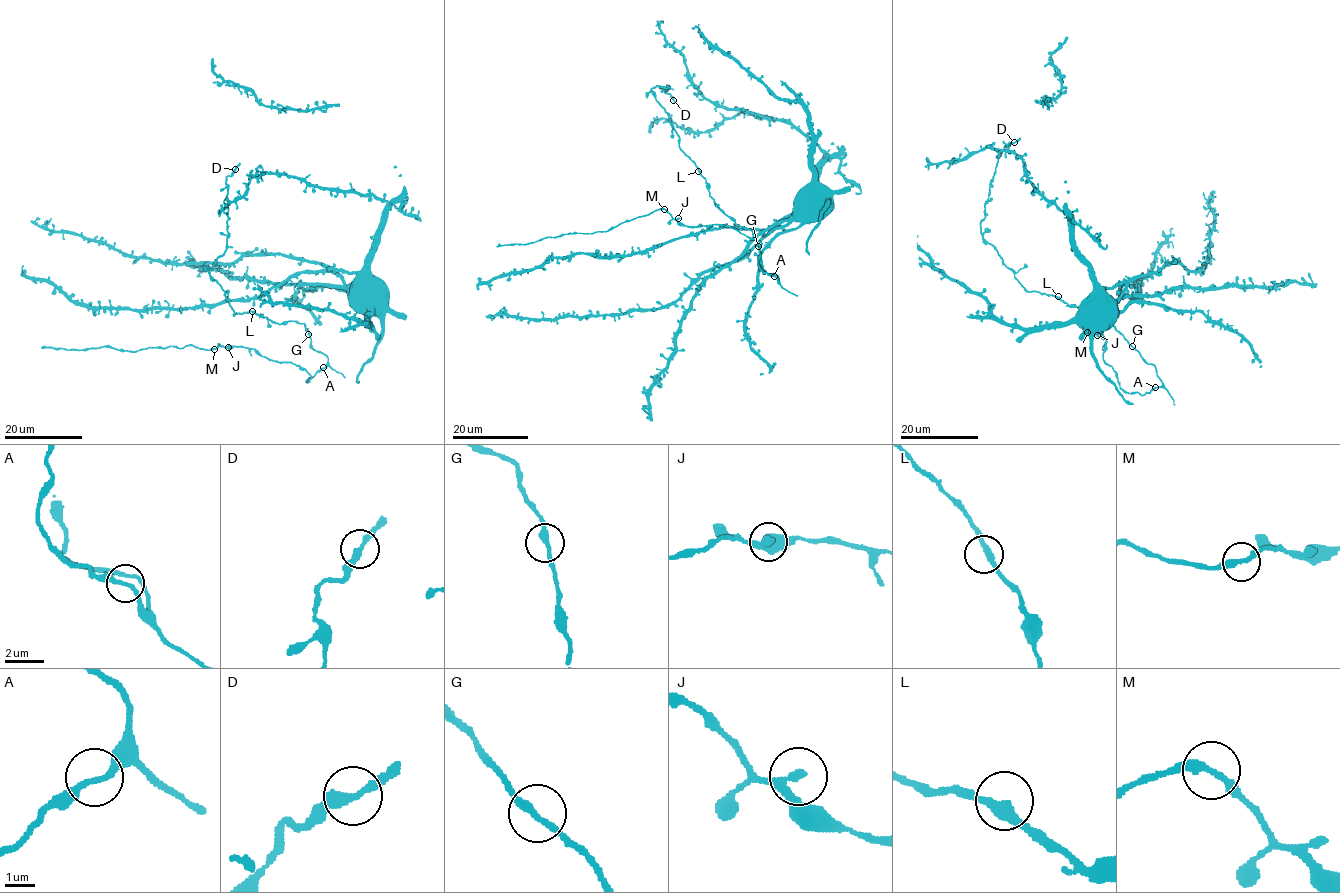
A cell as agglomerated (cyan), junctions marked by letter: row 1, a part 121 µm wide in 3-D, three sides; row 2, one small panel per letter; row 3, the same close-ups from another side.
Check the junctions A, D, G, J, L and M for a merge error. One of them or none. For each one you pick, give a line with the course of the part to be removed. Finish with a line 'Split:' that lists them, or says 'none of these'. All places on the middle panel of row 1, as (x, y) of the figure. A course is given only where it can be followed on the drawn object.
Split: none of these

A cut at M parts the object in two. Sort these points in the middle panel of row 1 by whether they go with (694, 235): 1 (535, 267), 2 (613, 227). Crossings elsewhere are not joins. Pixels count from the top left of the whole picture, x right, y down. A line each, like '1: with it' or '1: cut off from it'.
1: with it
2: cut off from it

